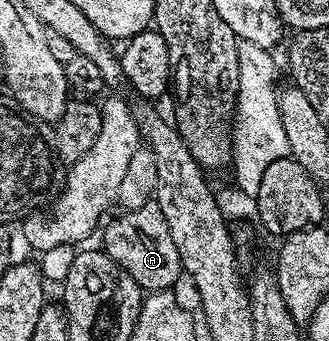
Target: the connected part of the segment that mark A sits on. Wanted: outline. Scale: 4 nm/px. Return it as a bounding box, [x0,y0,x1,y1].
[100,200,183,291]

